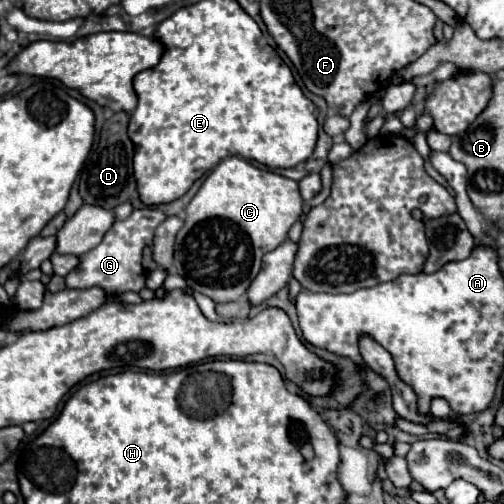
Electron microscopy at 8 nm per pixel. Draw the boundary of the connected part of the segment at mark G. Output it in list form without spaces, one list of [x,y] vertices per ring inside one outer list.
[[[141,208],[133,210],[129,218],[117,220],[113,228],[105,234],[103,242],[93,250],[79,256],[79,268],[71,270],[65,276],[67,288],[103,288],[109,294],[121,294],[127,290],[139,292],[145,288],[145,272],[141,266],[141,252],[145,246],[153,244],[155,228],[165,220],[165,214],[159,208]]]

